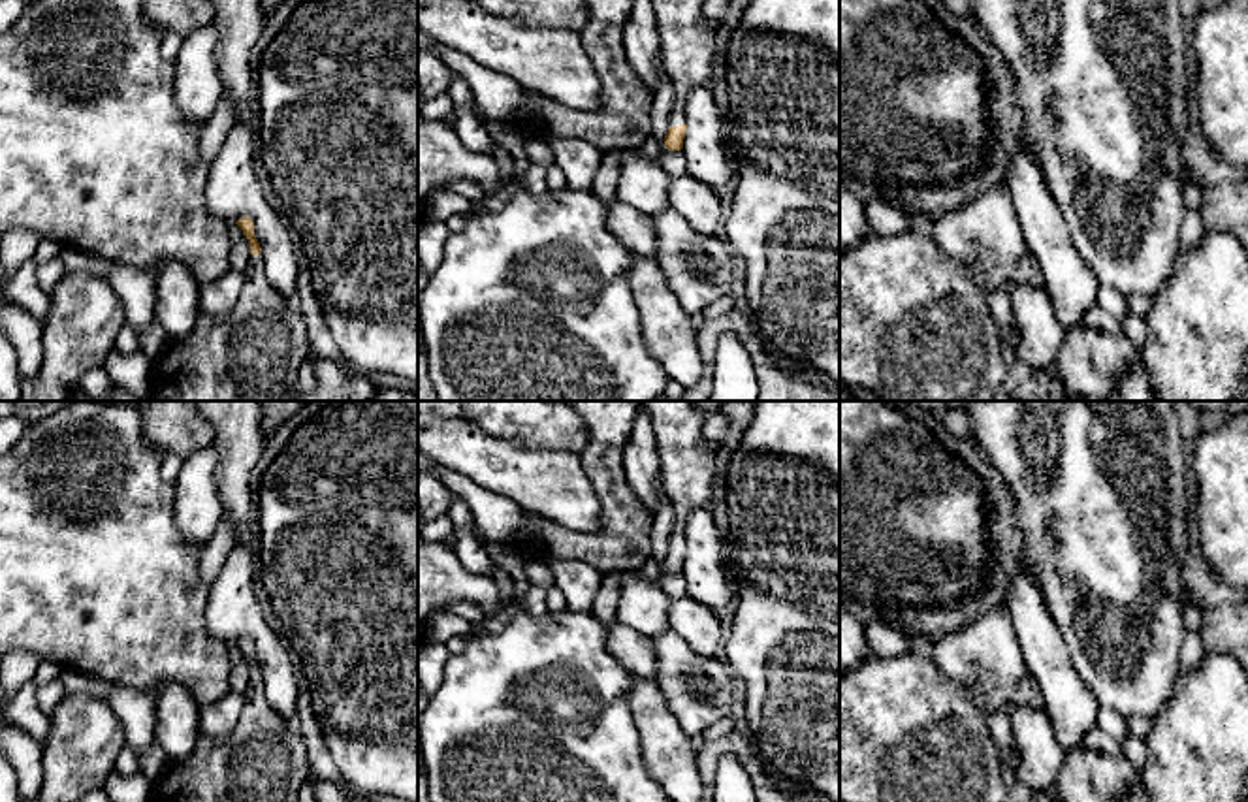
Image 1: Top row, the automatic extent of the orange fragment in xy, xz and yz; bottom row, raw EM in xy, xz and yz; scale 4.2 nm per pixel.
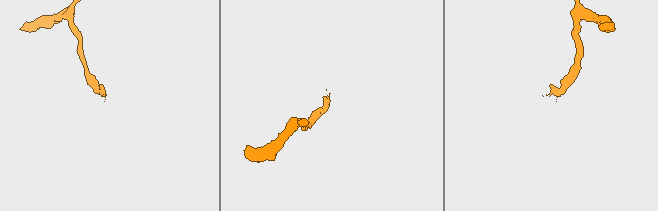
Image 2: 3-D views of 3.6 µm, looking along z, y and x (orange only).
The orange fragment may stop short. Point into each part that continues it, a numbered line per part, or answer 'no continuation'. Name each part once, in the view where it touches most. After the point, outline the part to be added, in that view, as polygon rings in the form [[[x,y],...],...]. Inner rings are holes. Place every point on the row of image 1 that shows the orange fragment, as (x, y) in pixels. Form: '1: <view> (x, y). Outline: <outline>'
1: xz (688, 38). Outline: [[[651,0],[661,36],[661,66],[674,85],[668,126],[687,124],[685,96],[712,81],[717,21],[704,15],[702,4],[704,0]]]

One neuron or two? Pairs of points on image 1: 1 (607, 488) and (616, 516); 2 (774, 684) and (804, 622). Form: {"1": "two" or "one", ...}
{"1": "one", "2": "one"}

